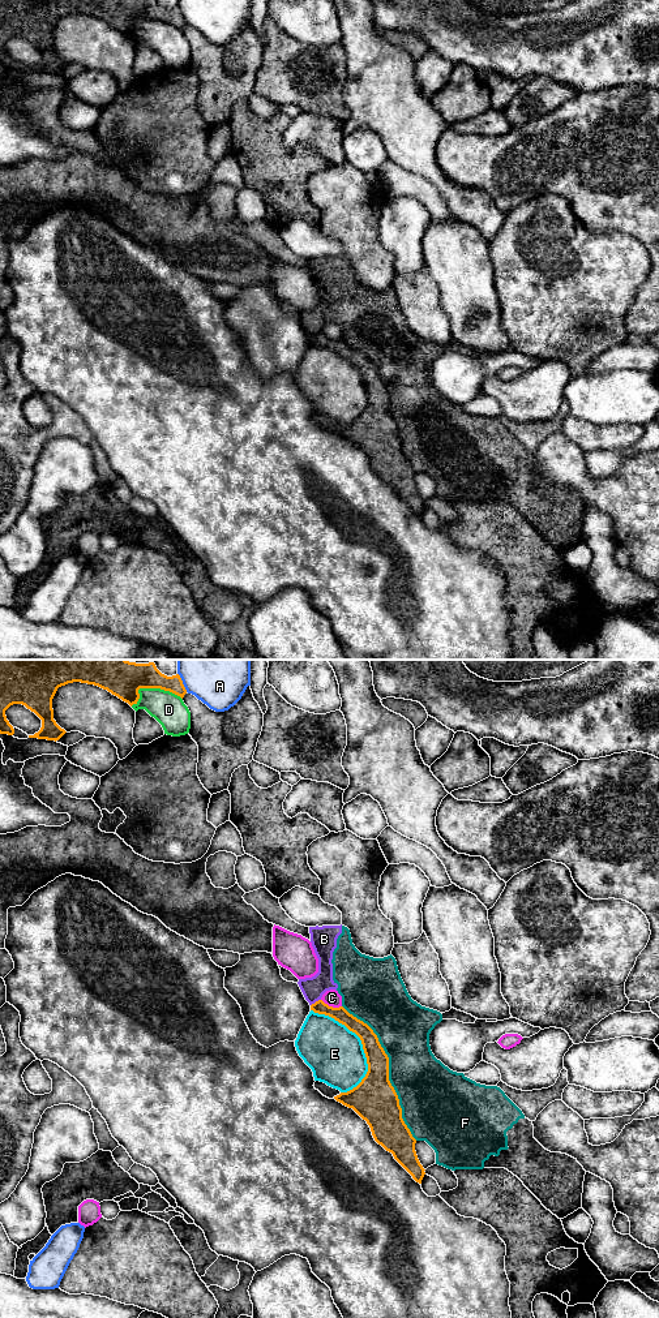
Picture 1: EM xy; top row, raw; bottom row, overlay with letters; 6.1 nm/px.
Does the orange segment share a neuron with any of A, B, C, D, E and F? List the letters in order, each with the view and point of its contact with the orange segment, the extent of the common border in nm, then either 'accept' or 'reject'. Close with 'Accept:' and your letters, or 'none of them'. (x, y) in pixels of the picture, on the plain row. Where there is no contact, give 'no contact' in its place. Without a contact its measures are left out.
A: xy (182, 14) | 130 nm | reject
B: xy (316, 334) | 80 nm | reject
C: xy (332, 339) | 140 nm | reject
D: xy (152, 20) | 320 nm | reject
E: xy (362, 376) | 550 nm | reject
F: xy (388, 403) | 950 nm | reject
Accept: none of them

